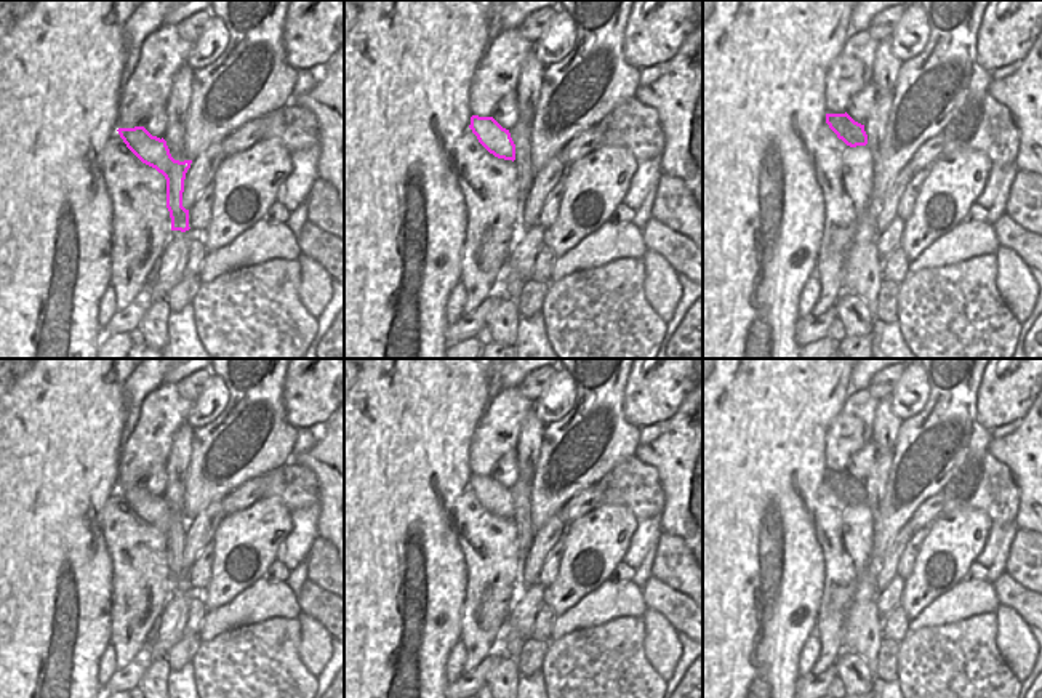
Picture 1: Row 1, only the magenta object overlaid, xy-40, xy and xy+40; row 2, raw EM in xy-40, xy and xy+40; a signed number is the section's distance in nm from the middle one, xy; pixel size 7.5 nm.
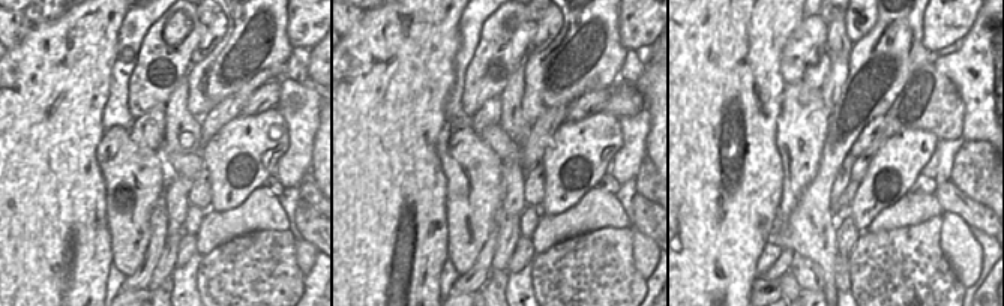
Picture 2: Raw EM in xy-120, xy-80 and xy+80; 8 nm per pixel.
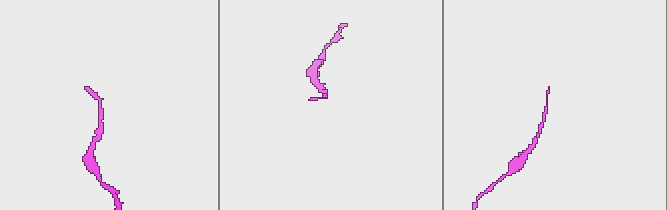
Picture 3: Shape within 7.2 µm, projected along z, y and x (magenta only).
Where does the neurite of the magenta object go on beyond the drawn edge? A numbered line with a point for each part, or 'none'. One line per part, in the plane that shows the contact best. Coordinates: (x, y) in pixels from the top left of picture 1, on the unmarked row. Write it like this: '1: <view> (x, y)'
1: xy (520, 490)

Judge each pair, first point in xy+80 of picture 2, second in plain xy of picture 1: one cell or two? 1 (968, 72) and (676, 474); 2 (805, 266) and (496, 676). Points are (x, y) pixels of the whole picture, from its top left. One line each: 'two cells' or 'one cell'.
1: one cell
2: one cell

